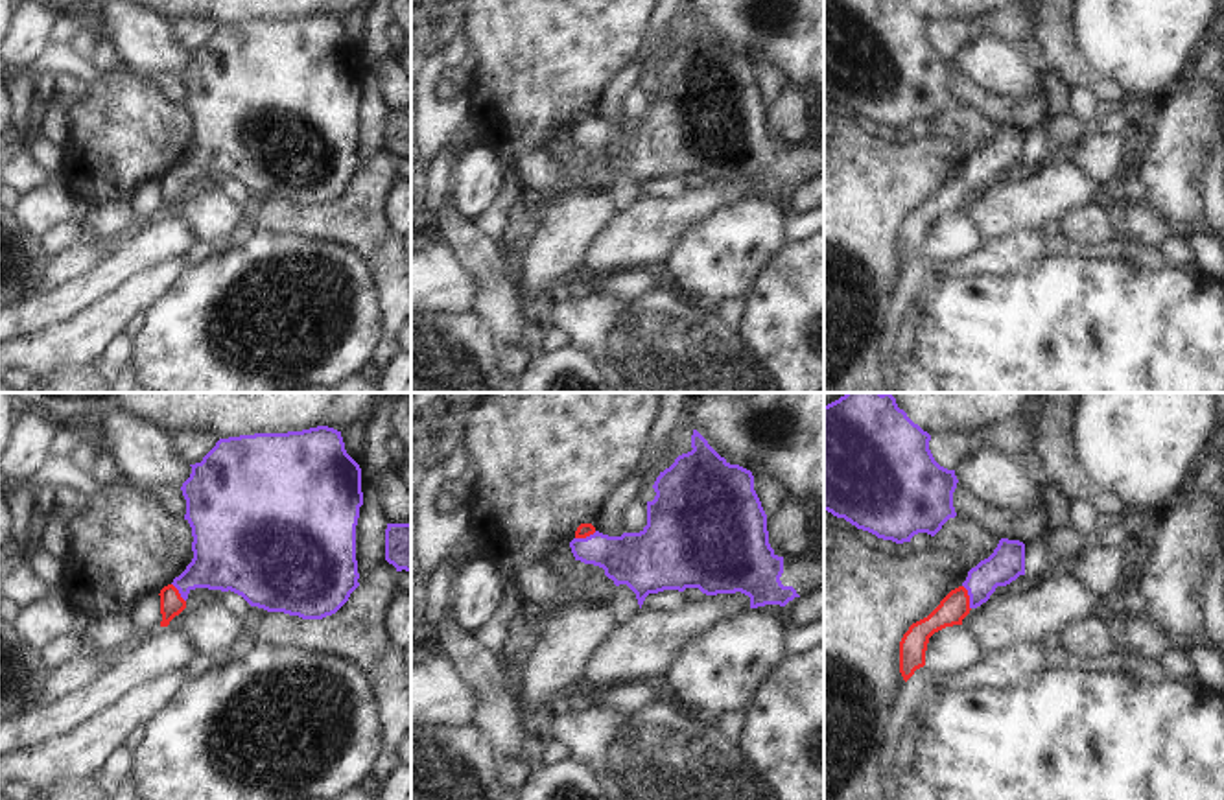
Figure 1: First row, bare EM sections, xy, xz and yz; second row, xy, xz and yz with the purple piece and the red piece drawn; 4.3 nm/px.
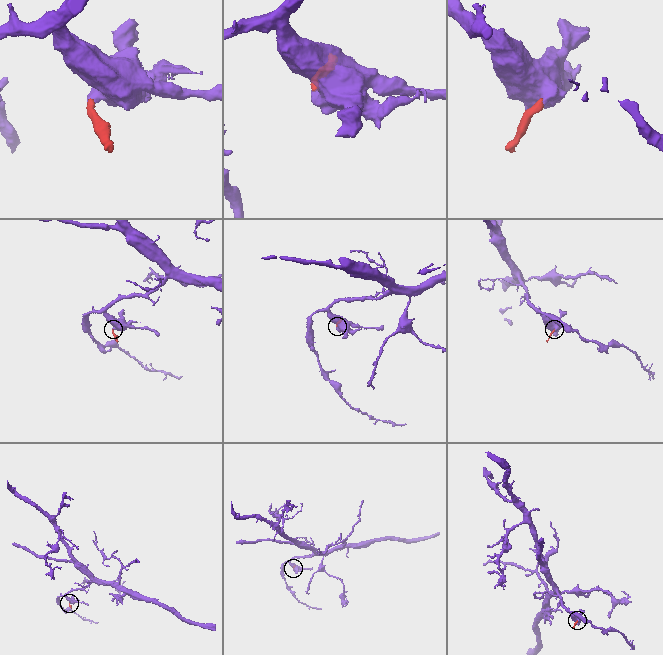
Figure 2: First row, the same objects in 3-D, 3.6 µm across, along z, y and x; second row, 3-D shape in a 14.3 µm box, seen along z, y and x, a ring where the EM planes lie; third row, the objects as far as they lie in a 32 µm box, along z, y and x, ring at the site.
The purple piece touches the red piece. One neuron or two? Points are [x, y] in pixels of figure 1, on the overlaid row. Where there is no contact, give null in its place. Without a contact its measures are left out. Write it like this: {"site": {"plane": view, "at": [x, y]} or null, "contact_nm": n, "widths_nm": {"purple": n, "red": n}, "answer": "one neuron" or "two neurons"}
{"site": {"plane": "yz", "at": [970, 598]}, "contact_nm": 120, "widths_nm": {"purple": 160, "red": 120}, "answer": "one neuron"}

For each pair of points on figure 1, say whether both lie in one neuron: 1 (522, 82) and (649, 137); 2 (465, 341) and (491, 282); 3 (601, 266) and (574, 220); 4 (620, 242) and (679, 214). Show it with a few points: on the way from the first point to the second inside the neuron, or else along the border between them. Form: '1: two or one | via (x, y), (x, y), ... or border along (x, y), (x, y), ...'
1: two | border along (590, 109), (583, 109), (568, 131)
2: two | border along (470, 310), (489, 325), (498, 347)
3: two | border along (614, 211), (577, 266)
4: one | via (635, 236), (664, 220)

